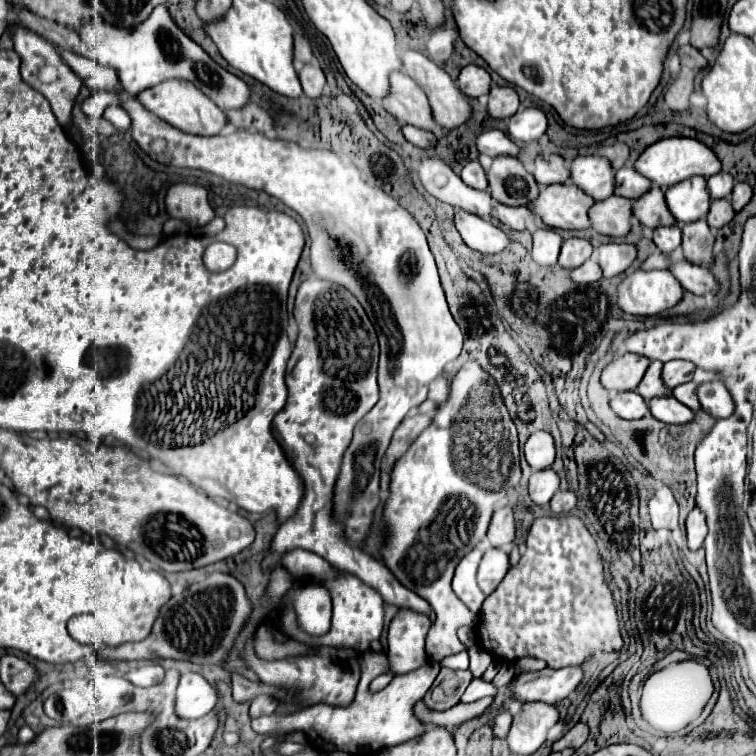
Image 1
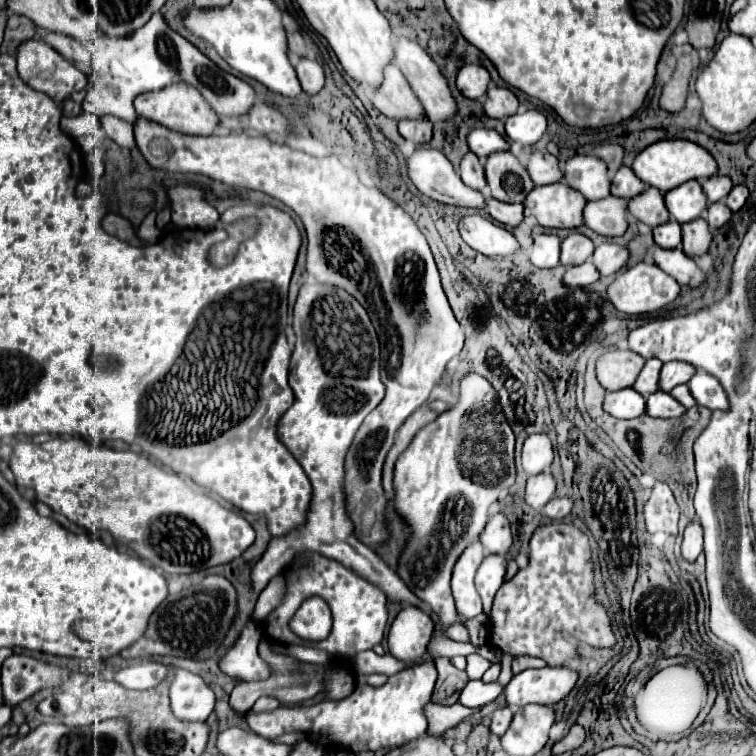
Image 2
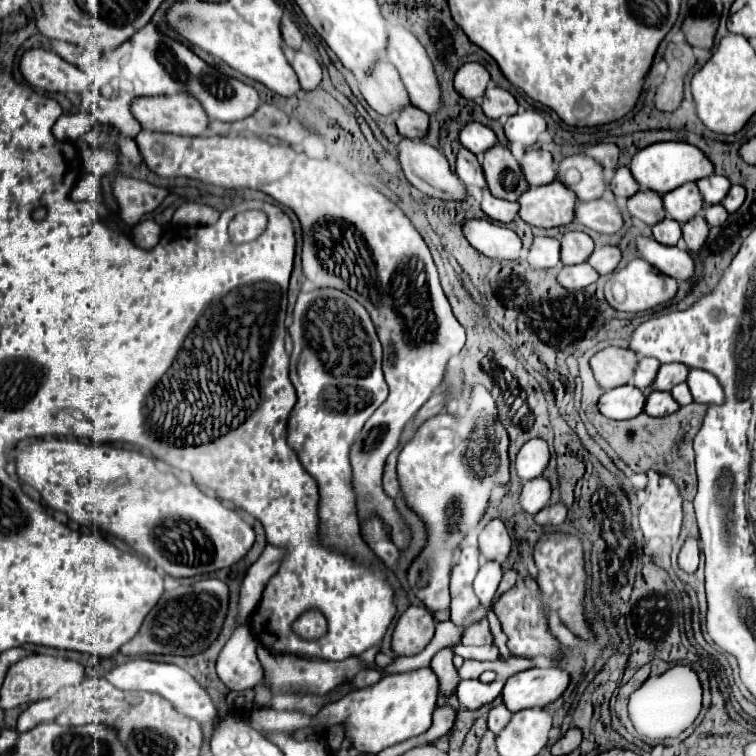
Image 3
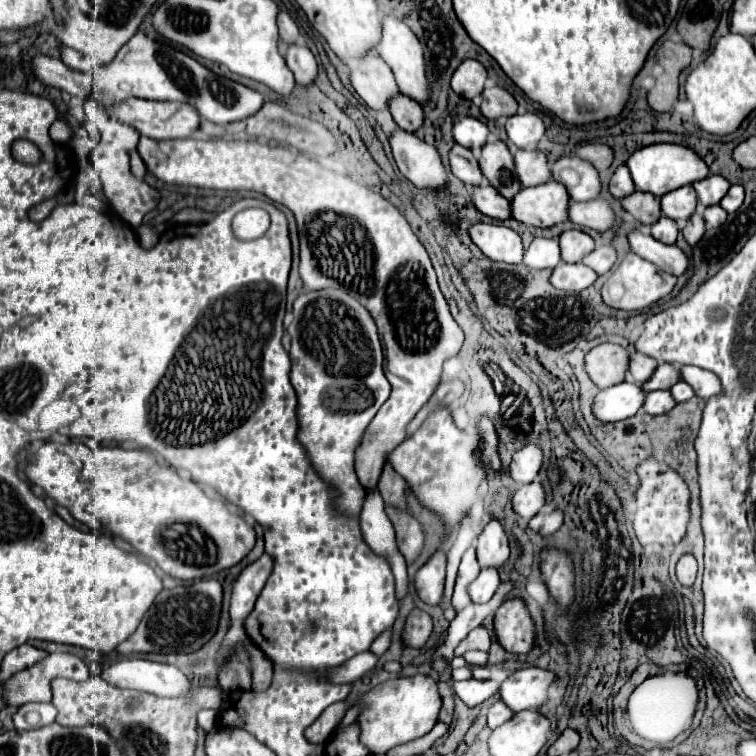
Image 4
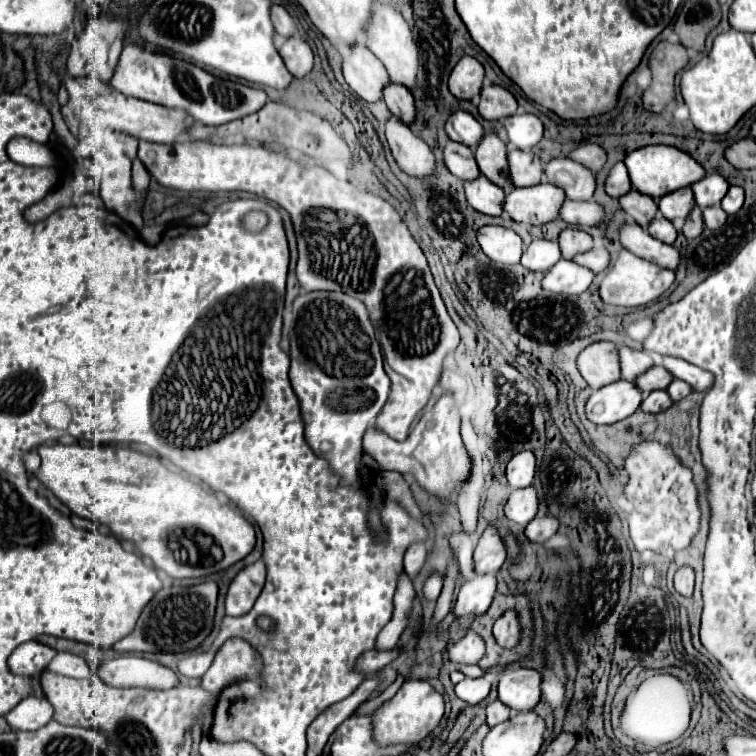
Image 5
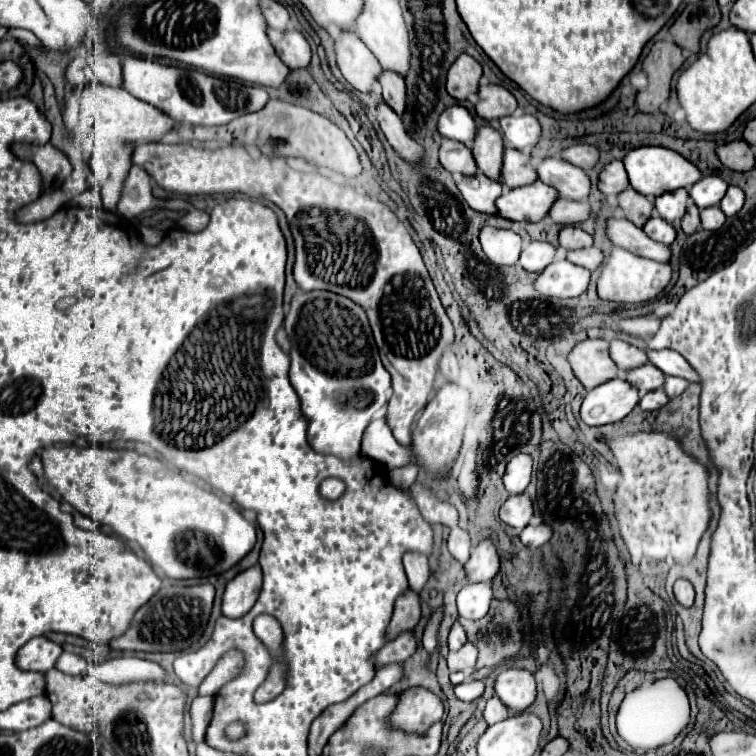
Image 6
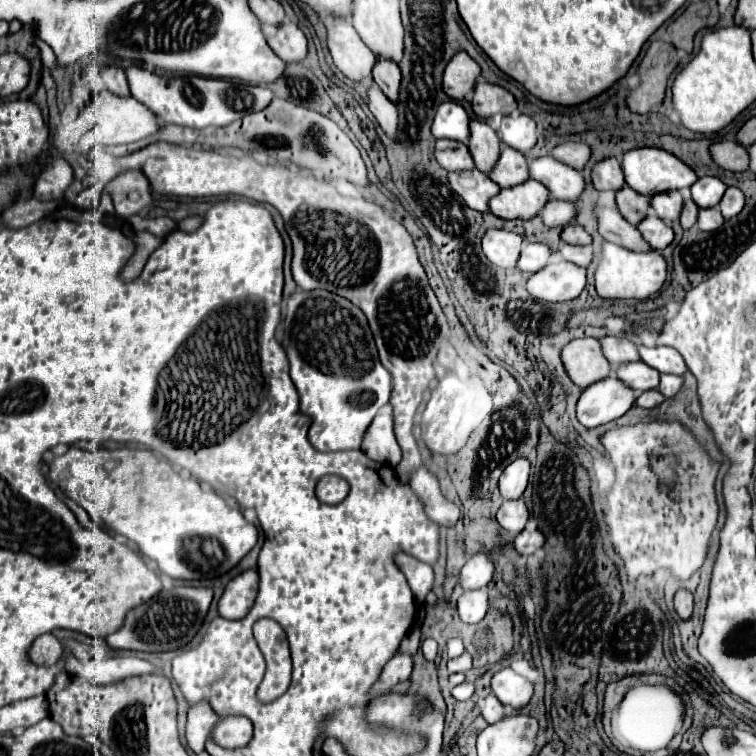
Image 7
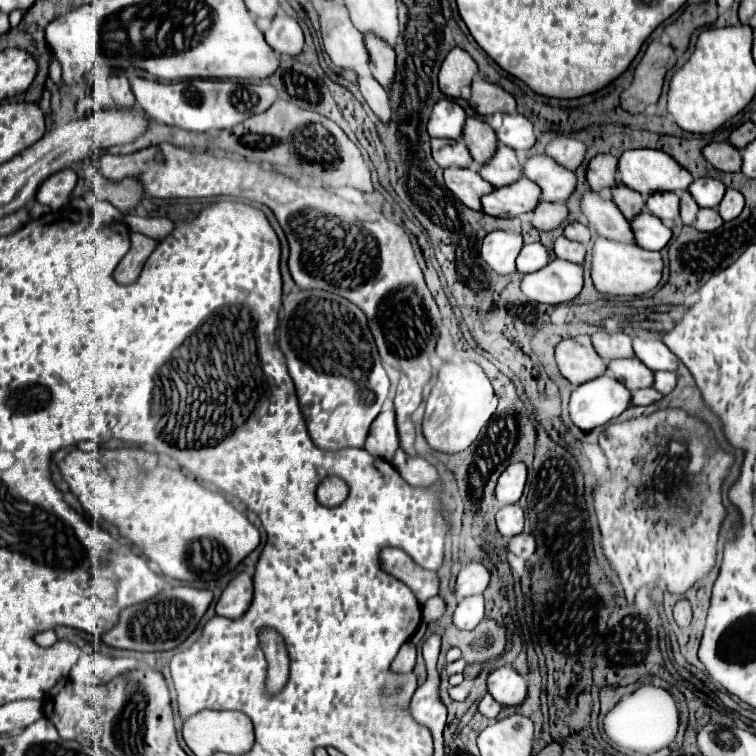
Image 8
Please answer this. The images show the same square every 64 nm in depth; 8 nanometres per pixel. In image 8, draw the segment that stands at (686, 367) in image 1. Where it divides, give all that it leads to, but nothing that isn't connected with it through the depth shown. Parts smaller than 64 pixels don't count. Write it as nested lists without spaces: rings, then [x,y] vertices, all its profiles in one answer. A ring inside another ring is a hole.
[[[614,358],[608,362],[608,374],[622,382],[630,392],[652,386],[652,370],[638,358]]]

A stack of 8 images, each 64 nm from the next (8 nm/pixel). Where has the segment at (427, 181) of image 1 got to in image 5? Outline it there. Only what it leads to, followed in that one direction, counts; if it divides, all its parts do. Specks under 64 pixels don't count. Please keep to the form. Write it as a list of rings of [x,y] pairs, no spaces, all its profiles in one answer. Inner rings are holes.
[[[390,116],[382,126],[388,138],[392,156],[396,158],[400,168],[416,178],[428,176],[428,172],[432,172],[434,168],[434,156],[428,144],[416,138],[404,122],[396,120],[396,116]]]

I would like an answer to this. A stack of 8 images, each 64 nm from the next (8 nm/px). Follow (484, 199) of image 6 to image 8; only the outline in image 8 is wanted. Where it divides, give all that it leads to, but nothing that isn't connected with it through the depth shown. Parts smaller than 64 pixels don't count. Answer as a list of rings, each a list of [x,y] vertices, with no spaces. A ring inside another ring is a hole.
[[[446,168],[444,180],[448,190],[468,208],[482,210],[480,208],[480,196],[492,192],[492,186],[480,178],[480,174],[472,168]]]

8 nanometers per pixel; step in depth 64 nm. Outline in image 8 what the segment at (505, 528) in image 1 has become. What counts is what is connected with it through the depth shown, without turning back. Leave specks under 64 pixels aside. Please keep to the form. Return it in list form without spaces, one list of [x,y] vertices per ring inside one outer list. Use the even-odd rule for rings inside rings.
[[[478,562],[464,564],[458,574],[456,586],[454,586],[454,594],[458,600],[462,600],[466,596],[482,594],[488,586],[488,580],[490,580],[490,574],[482,564],[478,564]]]

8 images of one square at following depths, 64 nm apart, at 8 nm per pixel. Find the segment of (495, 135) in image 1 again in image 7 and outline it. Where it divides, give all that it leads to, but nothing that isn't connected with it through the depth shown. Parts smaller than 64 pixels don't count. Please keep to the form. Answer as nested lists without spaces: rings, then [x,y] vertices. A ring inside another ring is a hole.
[[[448,100],[438,106],[430,130],[436,138],[450,138],[450,140],[466,142],[468,124],[470,124],[470,118],[468,118],[466,110],[458,102]]]

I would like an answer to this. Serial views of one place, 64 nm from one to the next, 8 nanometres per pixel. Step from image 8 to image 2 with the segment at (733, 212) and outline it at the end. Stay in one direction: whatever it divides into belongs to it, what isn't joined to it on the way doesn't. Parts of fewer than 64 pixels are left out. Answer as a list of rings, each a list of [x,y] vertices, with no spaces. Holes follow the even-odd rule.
[[[734,186],[734,188],[730,190],[730,194],[726,196],[726,204],[728,204],[728,208],[730,208],[732,212],[738,212],[738,210],[744,206],[746,198],[748,198],[748,188],[744,188],[744,186]]]

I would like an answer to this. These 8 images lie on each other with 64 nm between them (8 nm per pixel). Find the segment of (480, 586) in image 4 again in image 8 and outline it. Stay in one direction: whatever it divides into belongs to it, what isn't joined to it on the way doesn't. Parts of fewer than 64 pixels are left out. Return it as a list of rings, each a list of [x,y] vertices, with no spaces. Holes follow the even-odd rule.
[[[470,596],[458,602],[458,608],[454,612],[454,626],[458,630],[474,630],[484,618],[484,598],[482,596]]]

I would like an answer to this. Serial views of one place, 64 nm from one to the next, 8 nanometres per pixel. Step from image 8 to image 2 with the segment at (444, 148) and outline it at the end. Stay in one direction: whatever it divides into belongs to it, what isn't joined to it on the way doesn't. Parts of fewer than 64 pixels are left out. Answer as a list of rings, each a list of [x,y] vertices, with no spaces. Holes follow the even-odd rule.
[[[468,152],[464,154],[462,162],[460,162],[460,178],[466,186],[474,188],[474,190],[484,190],[486,188],[486,178],[484,178],[484,166],[480,164],[478,156]]]

